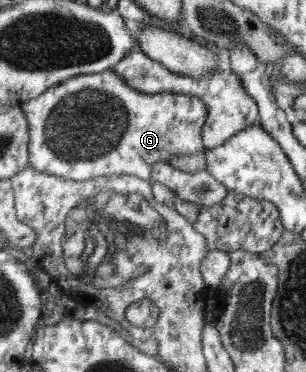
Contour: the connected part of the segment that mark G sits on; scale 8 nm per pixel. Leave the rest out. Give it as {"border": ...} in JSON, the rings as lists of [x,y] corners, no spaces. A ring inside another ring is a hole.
{"border":[[[113,69],[67,79],[24,102],[22,107],[31,133],[31,166],[66,180],[86,181],[104,175],[136,175],[142,180],[152,180],[155,163],[169,162],[176,155],[194,155],[208,150],[204,145],[203,127],[209,107],[200,96],[176,95],[176,92],[146,94],[130,87]]]}

